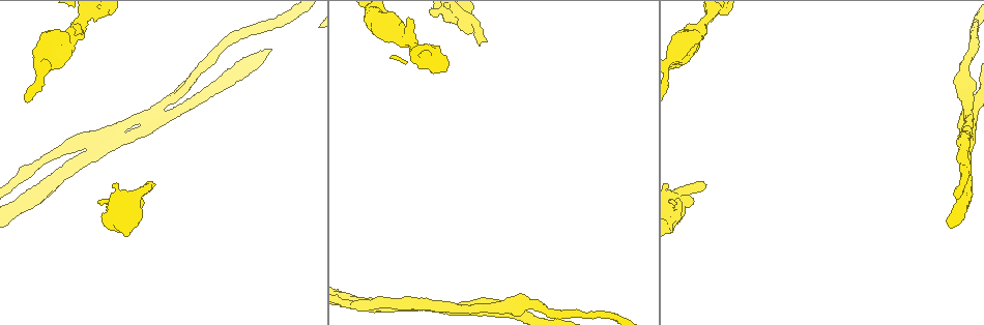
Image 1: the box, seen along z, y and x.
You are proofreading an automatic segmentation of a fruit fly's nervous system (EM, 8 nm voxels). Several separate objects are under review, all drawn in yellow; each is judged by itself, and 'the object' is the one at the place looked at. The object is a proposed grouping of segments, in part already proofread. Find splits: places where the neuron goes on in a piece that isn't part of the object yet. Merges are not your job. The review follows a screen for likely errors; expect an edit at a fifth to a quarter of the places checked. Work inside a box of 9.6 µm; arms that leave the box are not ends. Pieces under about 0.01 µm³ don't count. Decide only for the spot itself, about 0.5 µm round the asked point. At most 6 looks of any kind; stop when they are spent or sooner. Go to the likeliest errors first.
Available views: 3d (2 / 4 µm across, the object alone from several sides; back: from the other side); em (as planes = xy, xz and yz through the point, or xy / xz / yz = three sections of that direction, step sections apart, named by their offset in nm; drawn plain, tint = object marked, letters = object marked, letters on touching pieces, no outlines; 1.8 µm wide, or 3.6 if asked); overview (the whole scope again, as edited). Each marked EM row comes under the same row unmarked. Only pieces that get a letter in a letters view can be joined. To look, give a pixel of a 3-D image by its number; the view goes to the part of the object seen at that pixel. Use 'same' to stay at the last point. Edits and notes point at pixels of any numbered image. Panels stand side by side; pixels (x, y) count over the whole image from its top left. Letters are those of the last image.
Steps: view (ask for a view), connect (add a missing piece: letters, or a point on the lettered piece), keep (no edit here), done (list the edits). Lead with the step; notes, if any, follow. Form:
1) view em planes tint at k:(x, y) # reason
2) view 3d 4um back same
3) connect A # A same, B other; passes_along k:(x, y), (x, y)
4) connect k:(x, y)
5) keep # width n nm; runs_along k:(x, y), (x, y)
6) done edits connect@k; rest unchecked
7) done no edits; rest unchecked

view 3d 2um at 1:(110, 142) # three arms meet

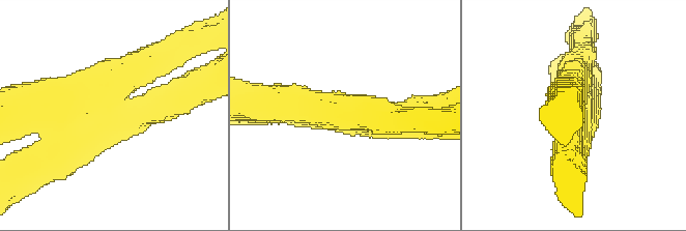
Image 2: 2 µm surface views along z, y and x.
view em xz step 4 letters at 2:(339, 114)

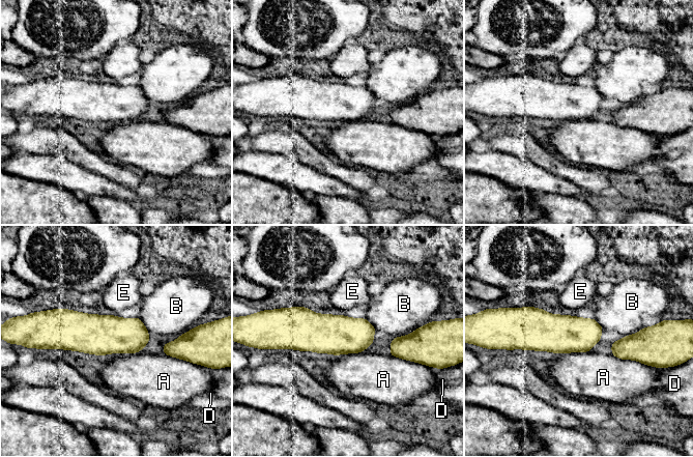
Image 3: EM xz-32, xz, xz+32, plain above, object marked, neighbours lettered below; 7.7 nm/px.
keep # longest_contact A 320 nm; A other, B other, D other, E other; border 3:(610, 353), (648, 365); none of them fits

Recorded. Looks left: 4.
view 3d 4um at 1:(684, 54) # calibre changes

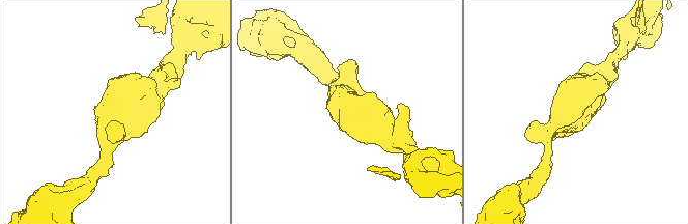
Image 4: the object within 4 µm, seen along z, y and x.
view em planes letters at 4:(130, 109) # now the EM

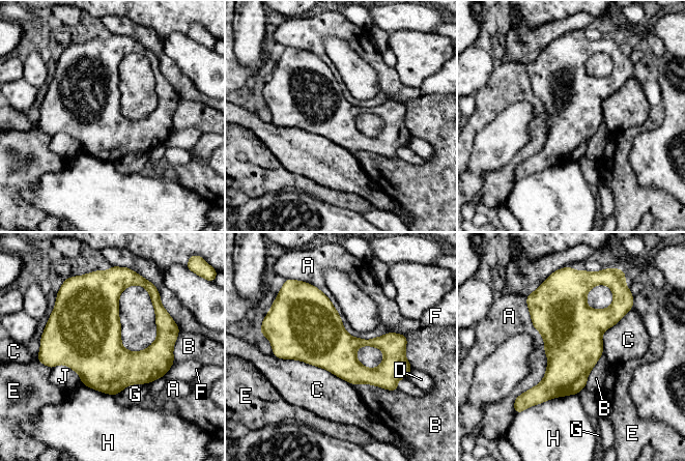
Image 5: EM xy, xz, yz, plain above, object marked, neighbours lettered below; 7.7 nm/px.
keep # width 400 nm; A other, B other, C other, D other, E other, F other, G other, H other, J other; border 5:(273, 353), (324, 368), (351, 383); no lettered piece goes on from it

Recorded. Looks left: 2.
view em 3.6um xy step 16 tint at 1:(185, 108) # abrupt turn

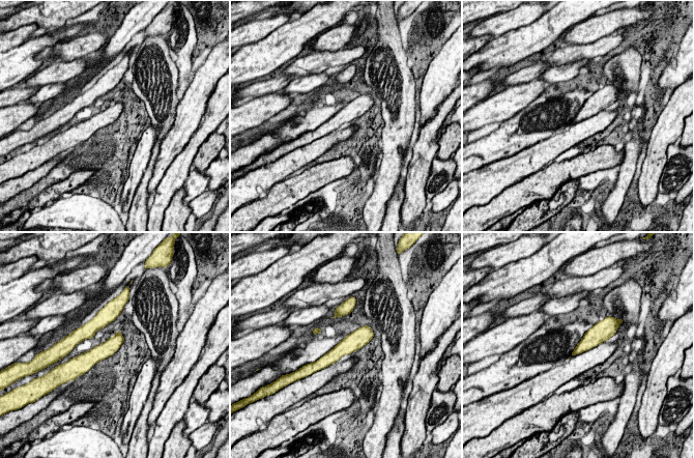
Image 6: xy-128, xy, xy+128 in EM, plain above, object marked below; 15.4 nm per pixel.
view em 3.6um planes letters same

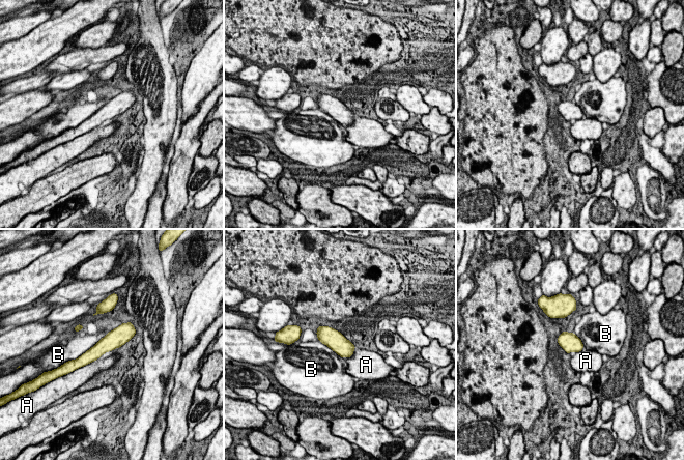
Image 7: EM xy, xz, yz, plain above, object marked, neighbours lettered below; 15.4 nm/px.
keep # A other, B other; border 7:(355, 348), (349, 356), (343, 357); no lettered piece goes on from it

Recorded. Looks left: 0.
done no edits; rest unchecked

